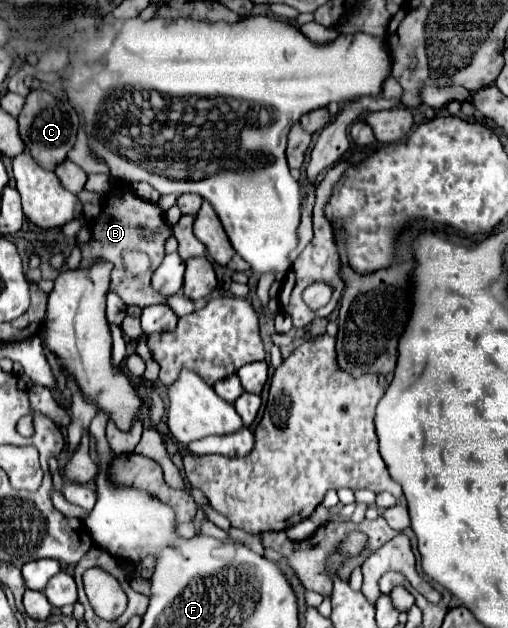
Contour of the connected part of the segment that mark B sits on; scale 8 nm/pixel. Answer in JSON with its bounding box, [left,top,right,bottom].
[81,188,171,306]

